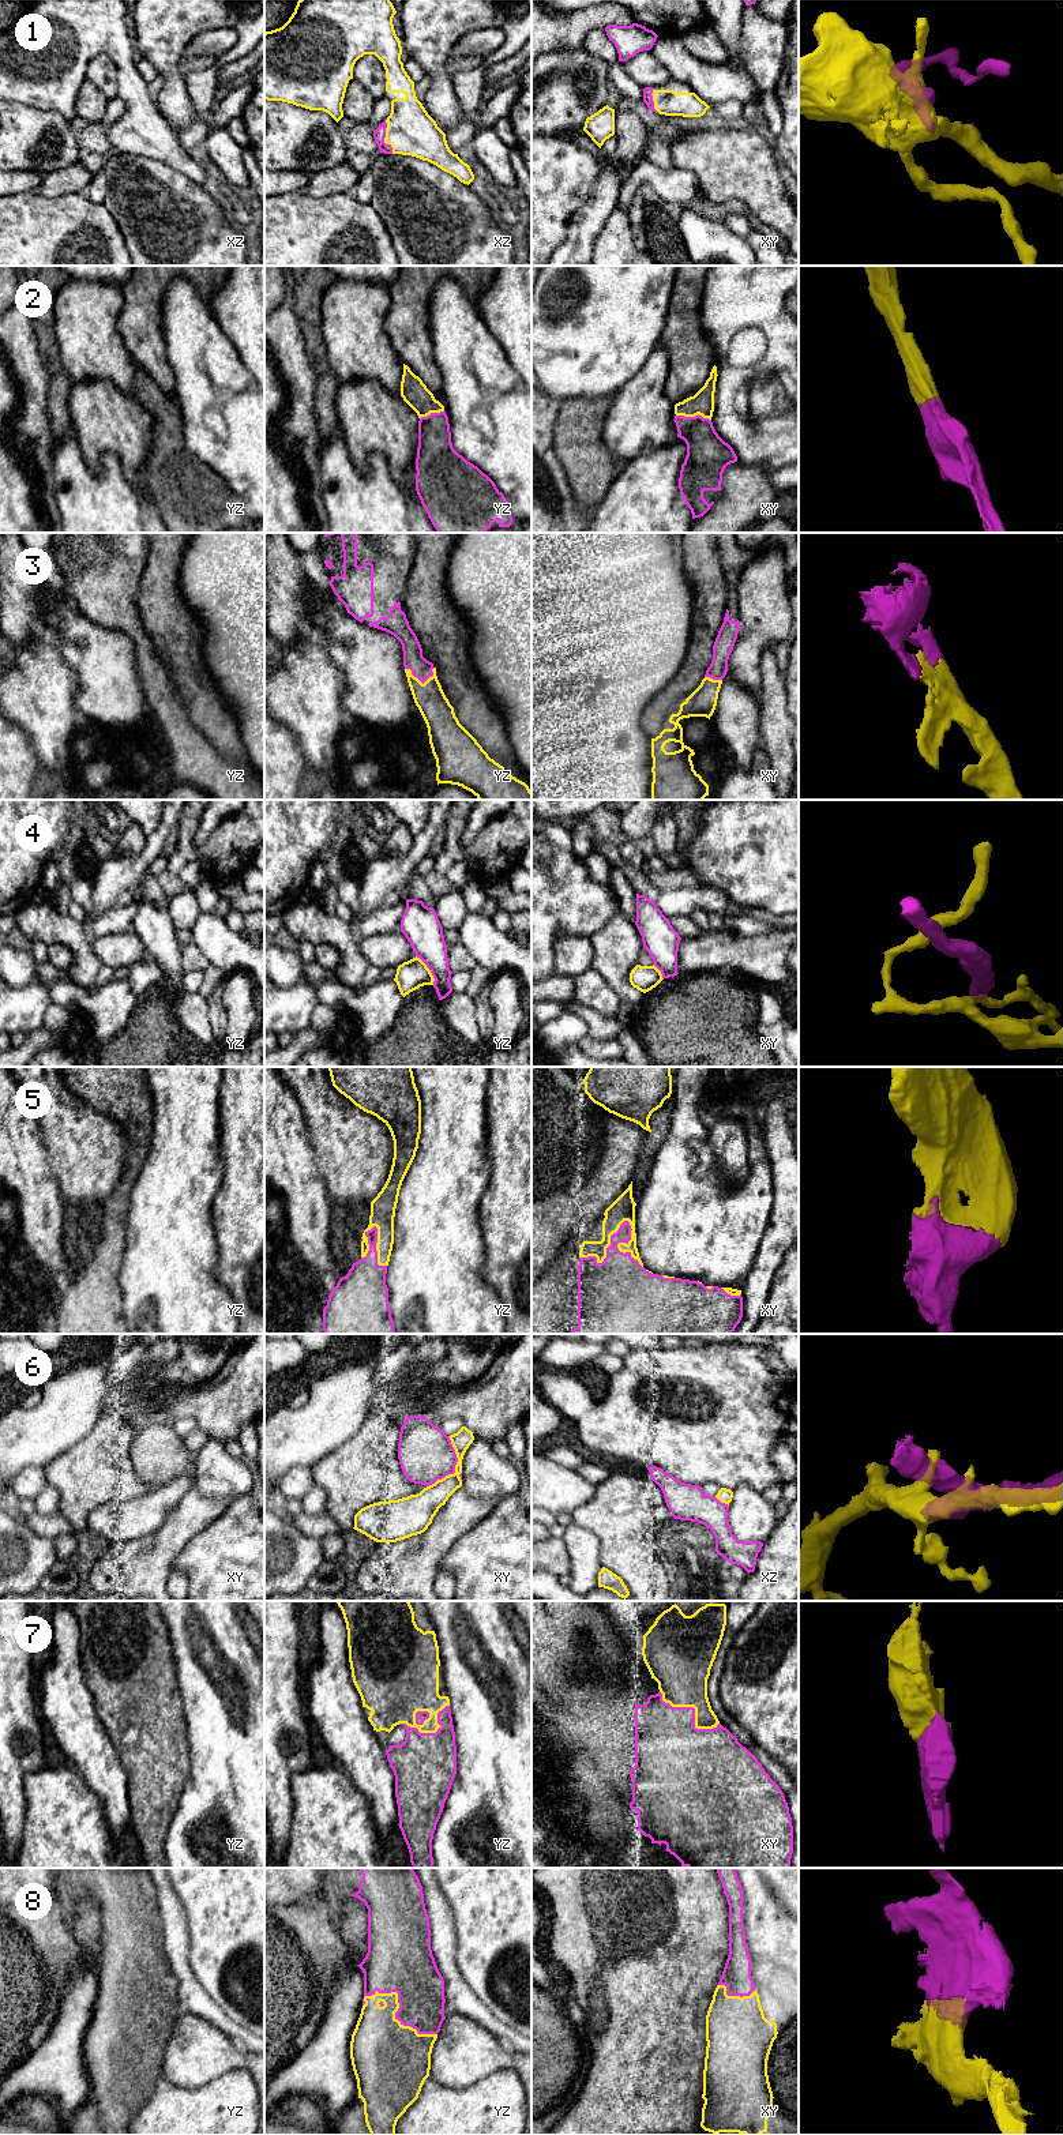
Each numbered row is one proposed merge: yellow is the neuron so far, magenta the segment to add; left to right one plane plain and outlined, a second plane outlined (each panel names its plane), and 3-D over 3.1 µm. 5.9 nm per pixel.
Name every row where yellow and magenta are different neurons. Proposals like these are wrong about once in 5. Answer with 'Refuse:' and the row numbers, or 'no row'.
Refuse: 4, 6

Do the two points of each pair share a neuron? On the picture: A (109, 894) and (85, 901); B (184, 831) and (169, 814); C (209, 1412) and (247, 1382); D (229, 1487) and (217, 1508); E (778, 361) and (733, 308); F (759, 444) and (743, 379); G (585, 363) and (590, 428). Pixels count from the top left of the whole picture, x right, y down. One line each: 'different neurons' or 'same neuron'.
A: different neurons
B: different neurons
C: same neuron
D: different neurons
E: same neuron
F: same neuron
G: different neurons

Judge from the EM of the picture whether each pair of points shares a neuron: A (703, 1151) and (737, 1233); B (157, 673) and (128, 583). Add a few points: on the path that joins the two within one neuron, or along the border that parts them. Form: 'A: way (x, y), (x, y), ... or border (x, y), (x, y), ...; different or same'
A: border (709, 1132), (697, 1146), (699, 1164), (736, 1183); different
B: way (145, 651), (141, 638), (127, 621), (127, 605); same

